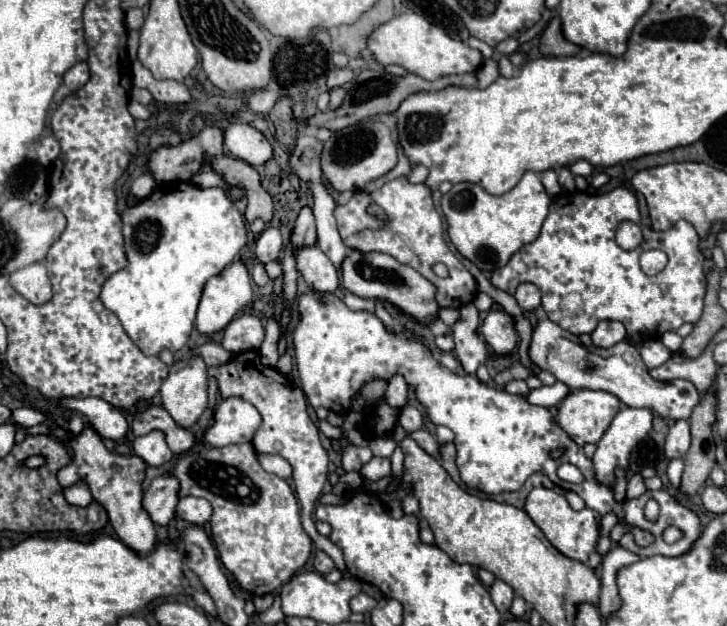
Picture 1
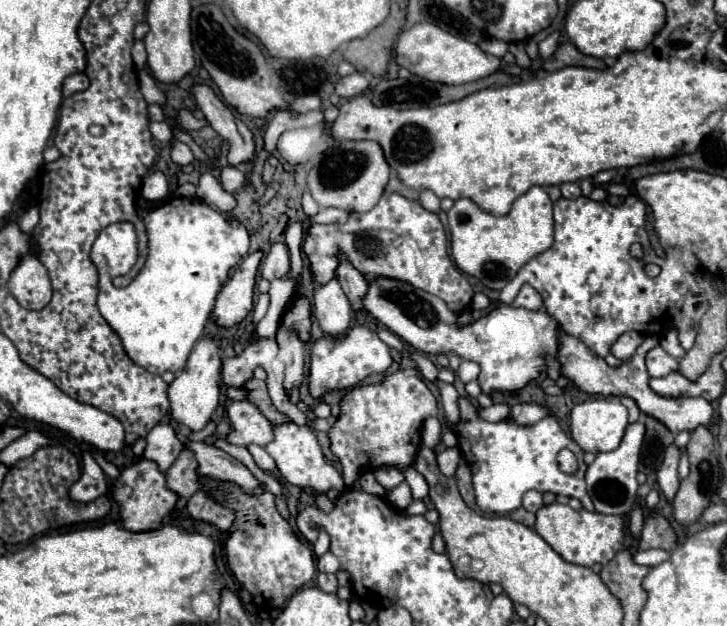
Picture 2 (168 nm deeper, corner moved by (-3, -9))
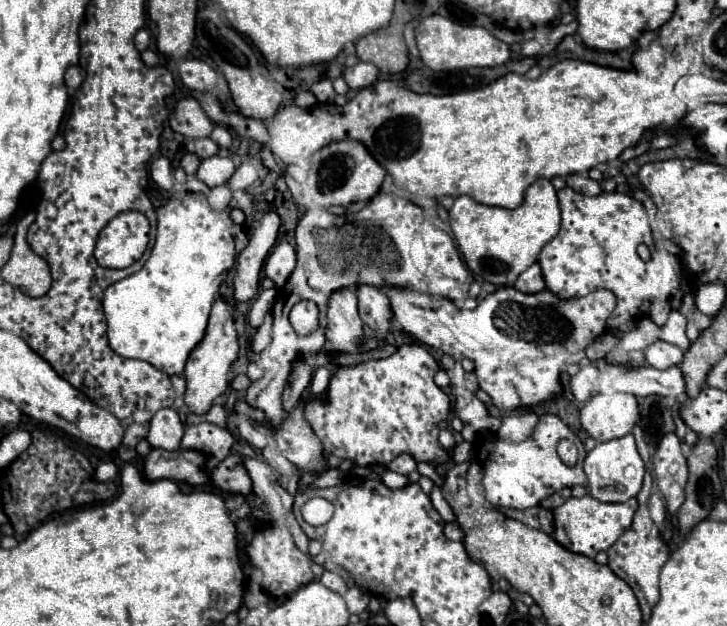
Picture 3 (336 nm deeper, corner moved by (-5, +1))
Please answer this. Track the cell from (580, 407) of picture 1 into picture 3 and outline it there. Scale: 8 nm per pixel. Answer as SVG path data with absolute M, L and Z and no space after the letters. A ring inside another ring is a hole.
M593 394L581 408L581 428L599 442L621 438L640 420L633 394Z

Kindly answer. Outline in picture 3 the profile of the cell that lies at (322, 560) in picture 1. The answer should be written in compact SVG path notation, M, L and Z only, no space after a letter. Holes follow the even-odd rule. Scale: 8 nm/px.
M325 570L325 572L323 572L323 576L321 576L319 580L321 580L327 588L331 588L331 590L335 590L335 592L339 592L339 594L345 594L345 590L347 590L345 580L343 580L339 574L335 574L335 572Z

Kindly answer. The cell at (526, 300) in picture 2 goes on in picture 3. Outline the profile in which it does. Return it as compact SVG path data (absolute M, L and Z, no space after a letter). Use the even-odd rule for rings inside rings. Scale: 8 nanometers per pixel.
M537 264L529 266L525 272L521 272L517 276L517 280L513 282L513 286L523 292L523 294L537 294L537 292L543 292L545 290L545 282L541 278L541 270Z

